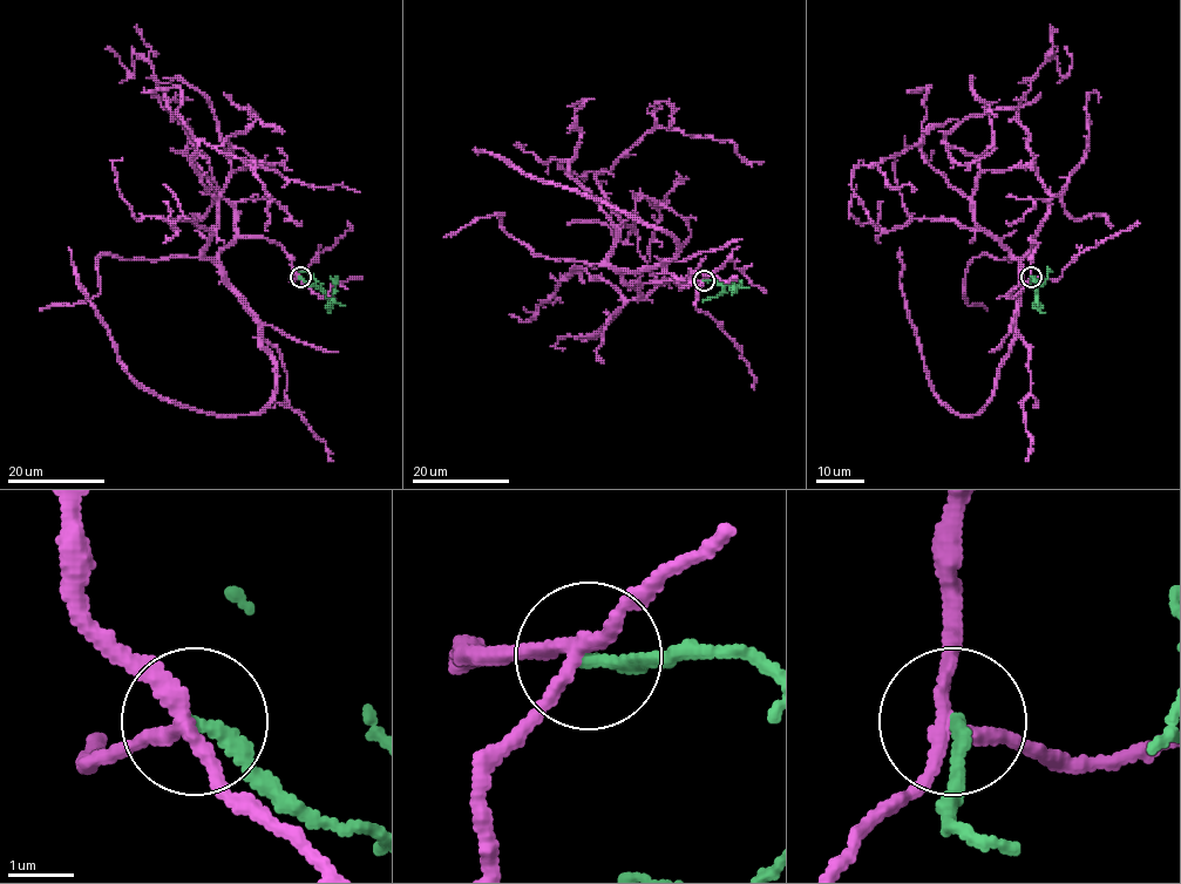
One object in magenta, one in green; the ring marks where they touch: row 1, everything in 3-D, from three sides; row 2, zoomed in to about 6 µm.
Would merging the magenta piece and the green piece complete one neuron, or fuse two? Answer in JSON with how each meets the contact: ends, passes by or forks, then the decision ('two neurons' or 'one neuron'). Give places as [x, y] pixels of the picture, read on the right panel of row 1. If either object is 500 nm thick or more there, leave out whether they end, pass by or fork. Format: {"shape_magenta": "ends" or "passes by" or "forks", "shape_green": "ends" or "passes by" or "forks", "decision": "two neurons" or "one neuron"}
{"shape_magenta": "forks", "shape_green": "ends", "decision": "two neurons"}

